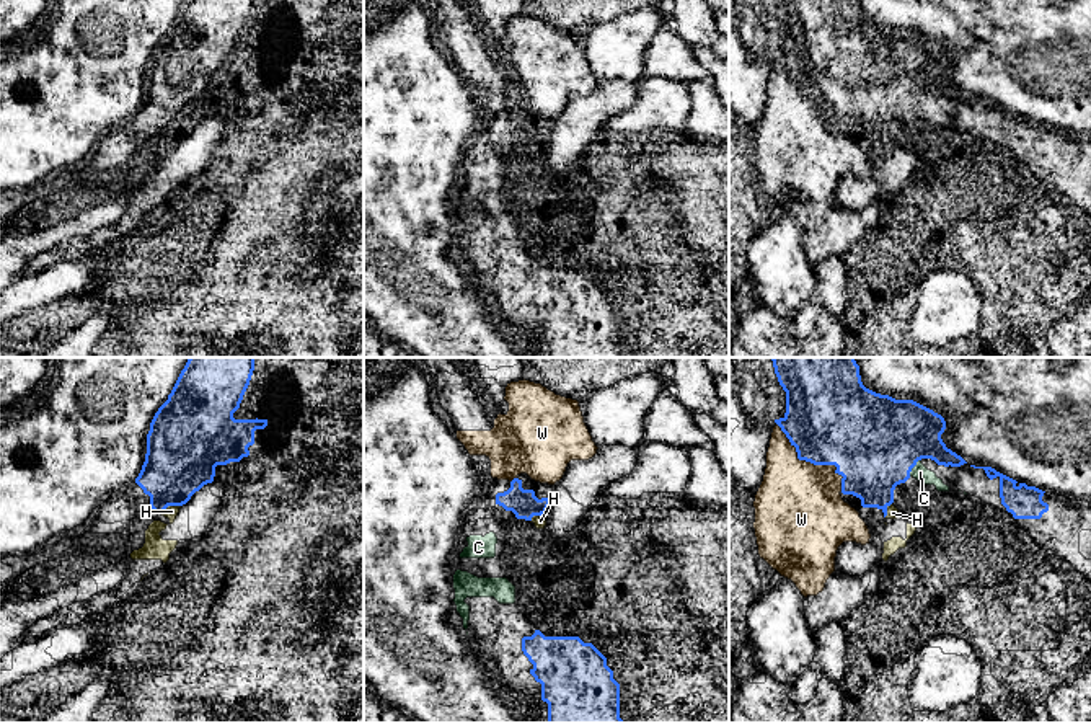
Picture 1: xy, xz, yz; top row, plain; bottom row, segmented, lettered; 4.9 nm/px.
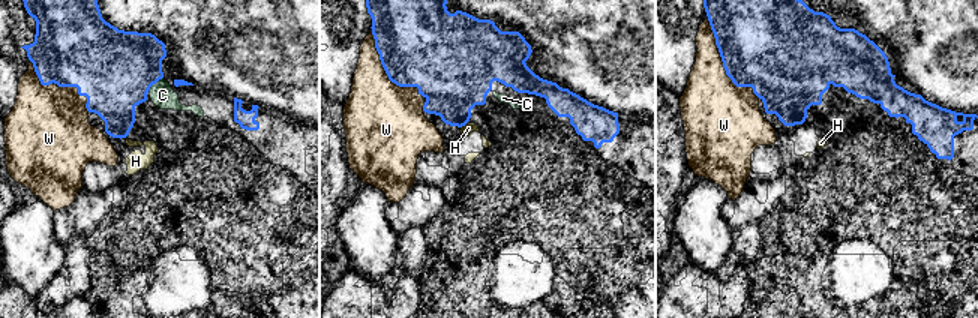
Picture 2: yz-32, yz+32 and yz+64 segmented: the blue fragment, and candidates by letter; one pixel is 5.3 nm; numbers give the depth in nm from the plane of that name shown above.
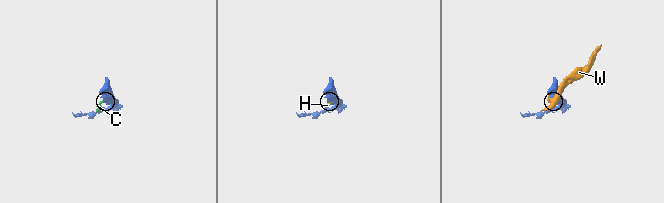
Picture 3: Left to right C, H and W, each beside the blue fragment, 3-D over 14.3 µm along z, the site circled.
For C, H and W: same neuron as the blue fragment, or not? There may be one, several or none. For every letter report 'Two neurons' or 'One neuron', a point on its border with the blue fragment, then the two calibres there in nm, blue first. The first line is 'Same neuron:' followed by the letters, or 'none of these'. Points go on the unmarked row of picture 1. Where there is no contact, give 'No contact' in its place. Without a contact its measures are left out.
Same neuron: C
C: One neuron. Touches blue at yz (914, 100). Thickness 460 nm (blue) against 80 nm
H: Two neurons. Touches blue at xy (170, 139). Thickness 360 nm (blue) against 60 nm
W: Two neurons. Touches blue at yz (811, 97). Thickness 460 nm (blue) against 440 nm

